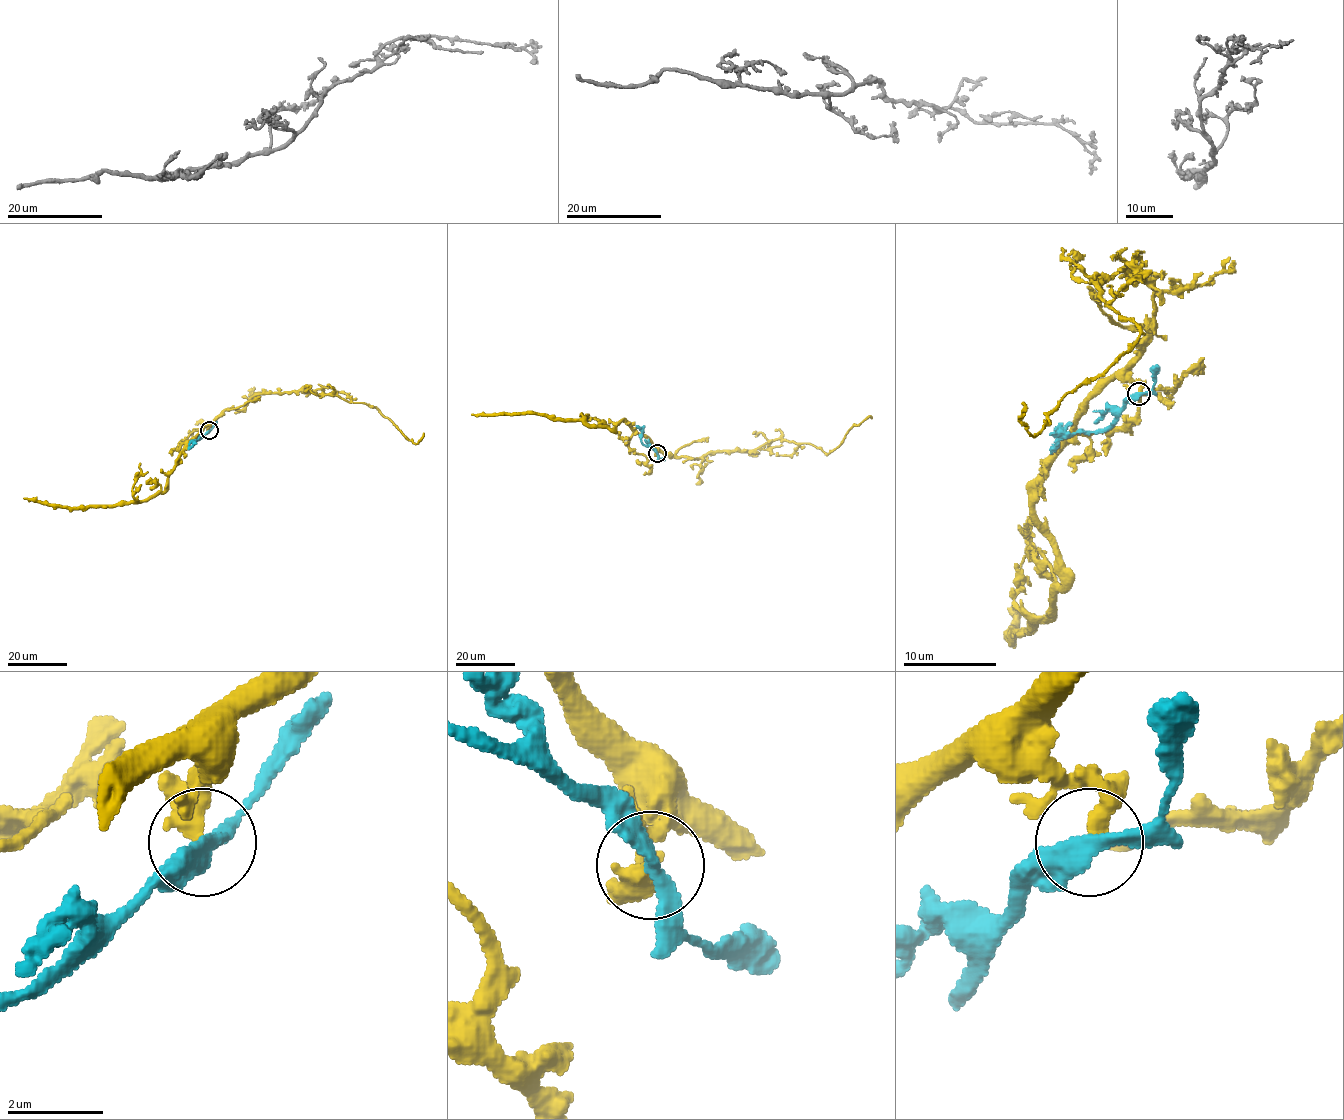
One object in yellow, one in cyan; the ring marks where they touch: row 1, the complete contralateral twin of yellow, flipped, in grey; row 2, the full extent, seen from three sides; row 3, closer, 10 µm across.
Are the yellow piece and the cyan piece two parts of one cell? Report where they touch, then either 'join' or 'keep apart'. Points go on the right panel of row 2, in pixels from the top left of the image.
place (1138, 394); keep apart

